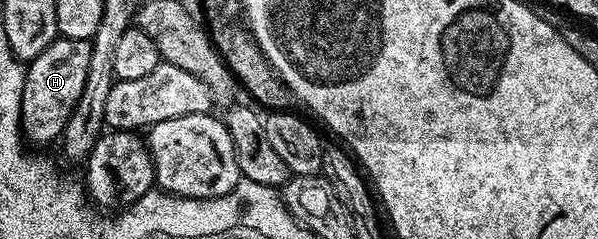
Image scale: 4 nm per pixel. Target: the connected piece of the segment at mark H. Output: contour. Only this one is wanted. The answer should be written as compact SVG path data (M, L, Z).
M57 36L33 62L27 63L22 88L20 129L29 143L55 143L61 137L79 97L82 96L86 72L90 72L91 56L91 41Z

